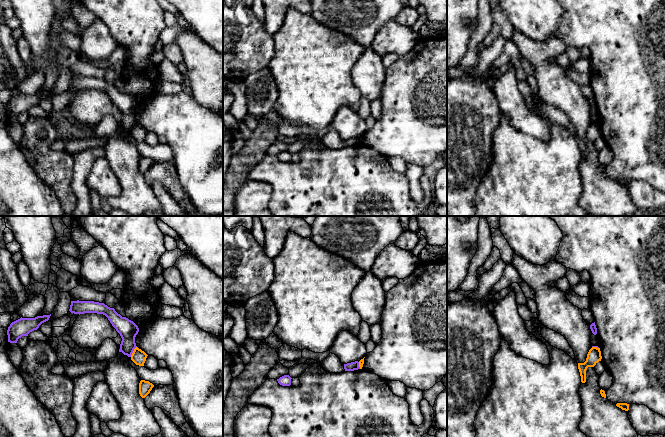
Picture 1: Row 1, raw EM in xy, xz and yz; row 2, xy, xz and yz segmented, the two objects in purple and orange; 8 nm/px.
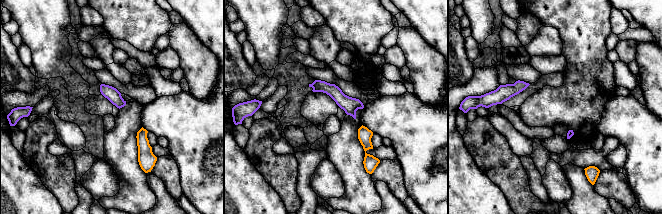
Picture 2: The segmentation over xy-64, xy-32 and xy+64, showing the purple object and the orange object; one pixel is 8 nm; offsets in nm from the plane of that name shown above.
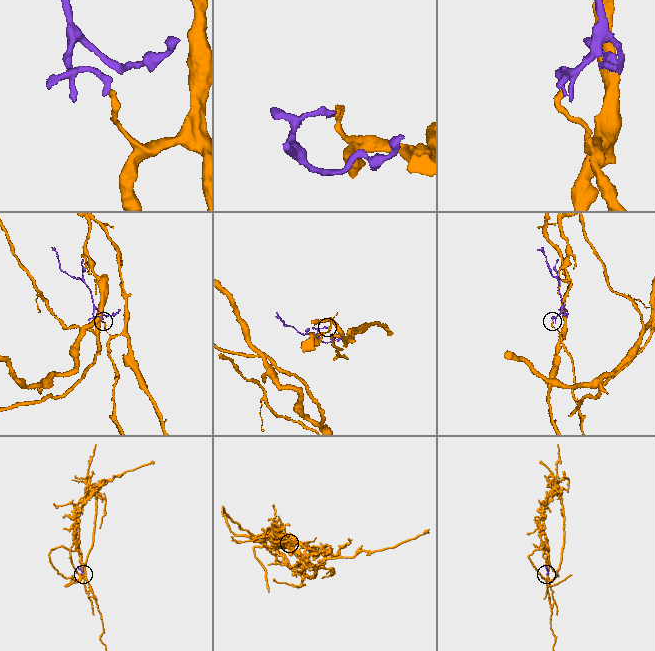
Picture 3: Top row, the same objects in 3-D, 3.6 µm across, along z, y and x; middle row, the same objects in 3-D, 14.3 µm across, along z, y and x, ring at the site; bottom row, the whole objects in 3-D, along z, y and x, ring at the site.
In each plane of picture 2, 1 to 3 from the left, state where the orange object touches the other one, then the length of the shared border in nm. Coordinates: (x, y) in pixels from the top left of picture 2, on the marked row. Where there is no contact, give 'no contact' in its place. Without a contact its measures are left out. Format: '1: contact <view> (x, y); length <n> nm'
1: no contact
2: no contact
3: no contact

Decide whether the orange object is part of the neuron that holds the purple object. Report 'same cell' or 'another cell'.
another cell

